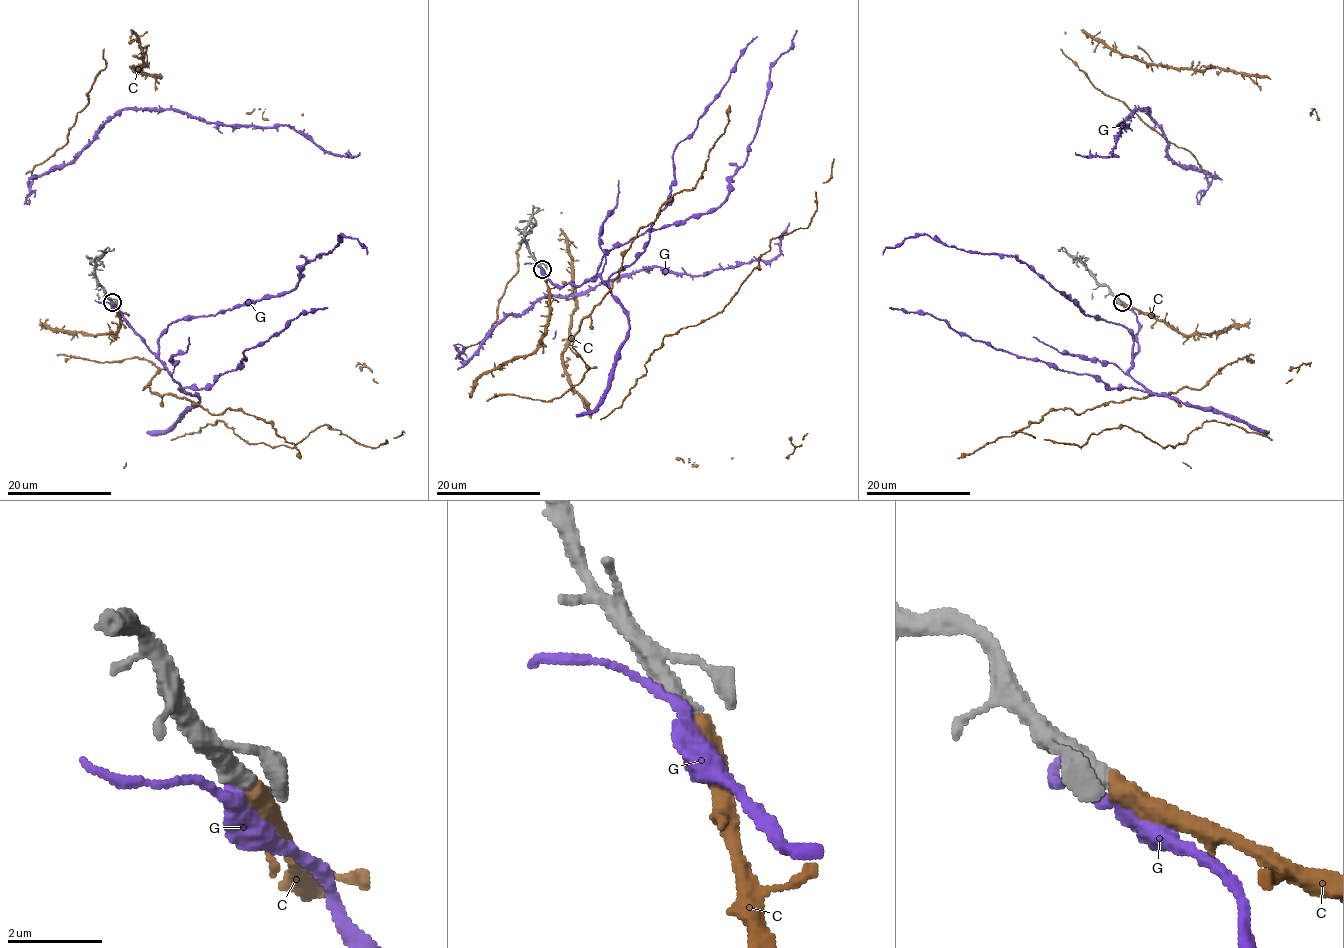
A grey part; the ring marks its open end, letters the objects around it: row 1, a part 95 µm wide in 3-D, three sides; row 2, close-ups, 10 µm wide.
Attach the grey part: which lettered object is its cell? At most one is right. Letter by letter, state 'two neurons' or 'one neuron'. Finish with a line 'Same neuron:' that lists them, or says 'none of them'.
C: one neuron
G: two neurons
Same neuron: C

